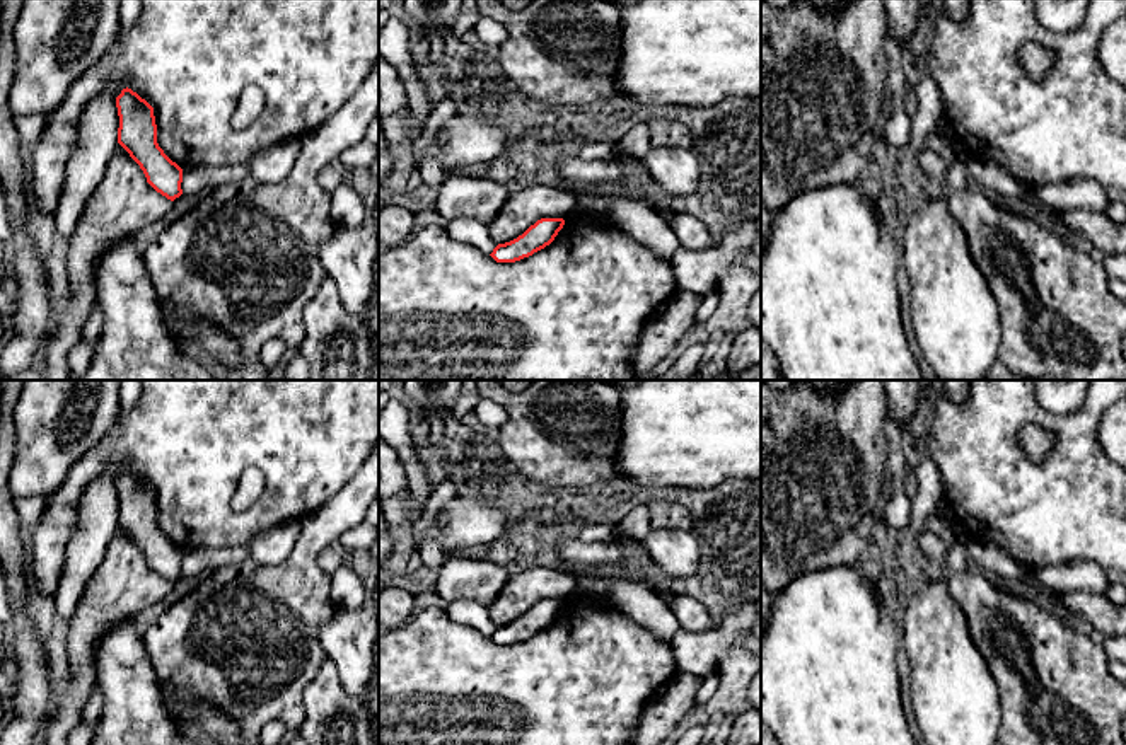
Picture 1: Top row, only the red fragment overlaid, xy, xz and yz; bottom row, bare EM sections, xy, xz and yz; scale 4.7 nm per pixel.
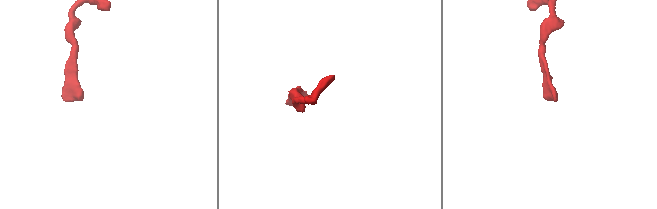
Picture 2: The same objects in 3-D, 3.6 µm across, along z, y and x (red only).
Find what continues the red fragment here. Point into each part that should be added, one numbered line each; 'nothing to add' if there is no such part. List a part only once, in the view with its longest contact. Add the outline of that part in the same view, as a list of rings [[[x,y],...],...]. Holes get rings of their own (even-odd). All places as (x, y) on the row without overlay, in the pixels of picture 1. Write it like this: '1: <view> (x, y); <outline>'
nothing to add

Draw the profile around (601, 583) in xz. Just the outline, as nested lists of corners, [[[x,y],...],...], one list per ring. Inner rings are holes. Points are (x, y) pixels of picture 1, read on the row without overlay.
[[[597,569],[595,576],[582,576],[582,578],[577,580],[577,583],[578,583],[580,588],[585,588],[592,593],[609,597],[611,595],[611,580],[614,576],[616,575],[611,573],[611,571],[606,571],[606,569],[599,571]]]

